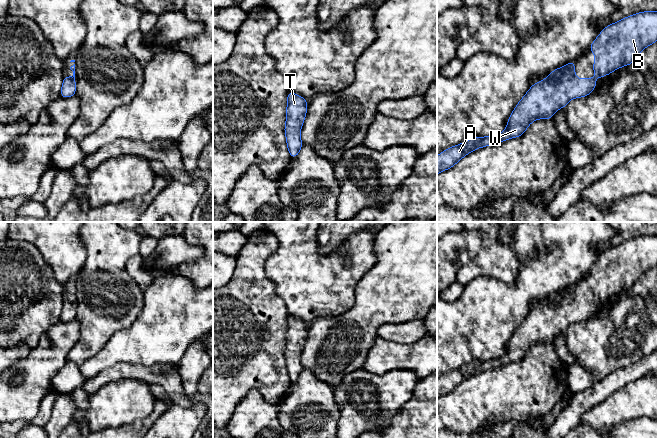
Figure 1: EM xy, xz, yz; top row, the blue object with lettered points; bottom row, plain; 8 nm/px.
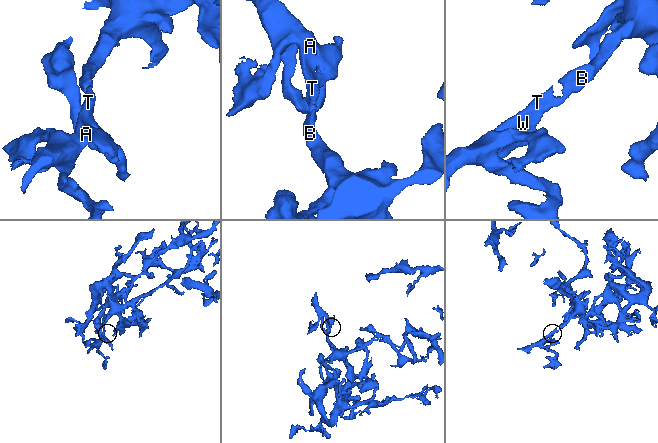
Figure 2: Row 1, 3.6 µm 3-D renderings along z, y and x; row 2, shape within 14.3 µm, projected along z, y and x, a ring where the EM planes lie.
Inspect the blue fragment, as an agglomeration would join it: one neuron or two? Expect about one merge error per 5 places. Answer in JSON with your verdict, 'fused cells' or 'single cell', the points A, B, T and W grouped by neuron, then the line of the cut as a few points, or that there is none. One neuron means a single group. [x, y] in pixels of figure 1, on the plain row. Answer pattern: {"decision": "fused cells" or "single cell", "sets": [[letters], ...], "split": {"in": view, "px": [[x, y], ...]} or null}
{"decision": "single cell", "sets": [["A", "B", "T", "W"]], "split": null}

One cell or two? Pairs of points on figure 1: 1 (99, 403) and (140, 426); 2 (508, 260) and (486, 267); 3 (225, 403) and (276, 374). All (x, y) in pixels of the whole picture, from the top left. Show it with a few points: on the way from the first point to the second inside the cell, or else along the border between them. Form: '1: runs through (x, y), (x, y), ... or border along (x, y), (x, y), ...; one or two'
1: border along (154, 409), (142, 419), (129, 424), (111, 427); two
2: runs through (503, 260), (493, 260), (491, 262); one
3: runs through (238, 390), (254, 374), (263, 374); one

